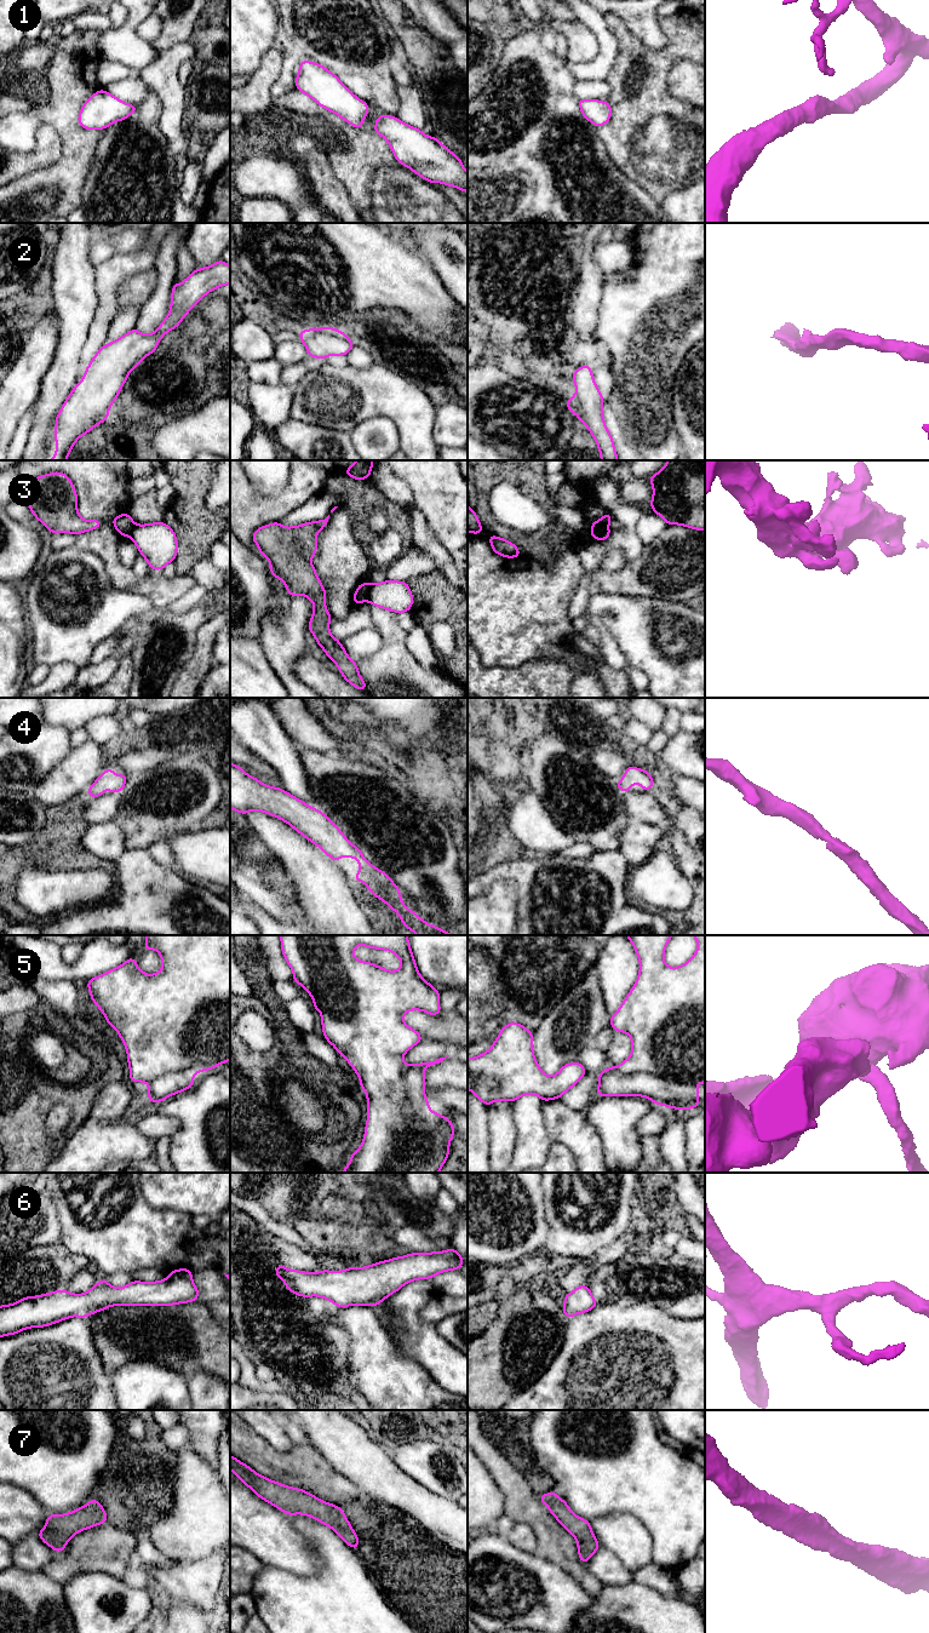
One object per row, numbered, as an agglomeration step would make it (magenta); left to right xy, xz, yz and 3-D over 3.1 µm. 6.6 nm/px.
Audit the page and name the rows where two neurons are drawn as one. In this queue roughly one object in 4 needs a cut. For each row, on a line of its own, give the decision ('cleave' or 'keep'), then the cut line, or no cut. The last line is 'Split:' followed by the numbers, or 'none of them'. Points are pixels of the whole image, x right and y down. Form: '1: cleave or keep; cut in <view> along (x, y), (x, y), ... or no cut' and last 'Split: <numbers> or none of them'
1: keep; no cut
2: keep; no cut
3: cleave; cut in yz along (607, 527), (591, 531)
4: keep; no cut
5: keep; no cut
6: keep; no cut
7: keep; no cut
Split: 3

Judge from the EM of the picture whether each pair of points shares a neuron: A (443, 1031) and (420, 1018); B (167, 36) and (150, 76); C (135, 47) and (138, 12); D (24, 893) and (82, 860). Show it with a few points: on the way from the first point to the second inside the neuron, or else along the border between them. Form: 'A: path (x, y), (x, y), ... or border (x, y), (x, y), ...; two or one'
A: path (437, 1026), (426, 1021); one
B: border (188, 40), (176, 43), (159, 53); two
C: path (131, 39), (132, 21); one
D: path (39, 889), (68, 872); one

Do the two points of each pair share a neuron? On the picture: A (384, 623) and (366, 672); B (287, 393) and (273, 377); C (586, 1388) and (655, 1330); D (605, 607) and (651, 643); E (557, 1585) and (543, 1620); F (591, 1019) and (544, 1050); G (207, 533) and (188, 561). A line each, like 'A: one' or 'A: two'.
A: one
B: two
C: one
D: one
E: one
F: one
G: one

